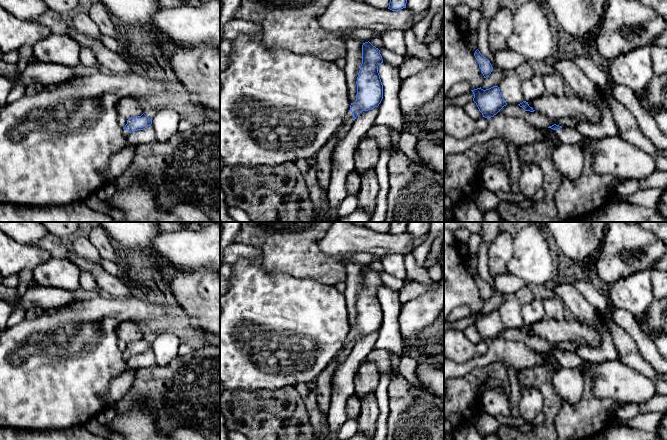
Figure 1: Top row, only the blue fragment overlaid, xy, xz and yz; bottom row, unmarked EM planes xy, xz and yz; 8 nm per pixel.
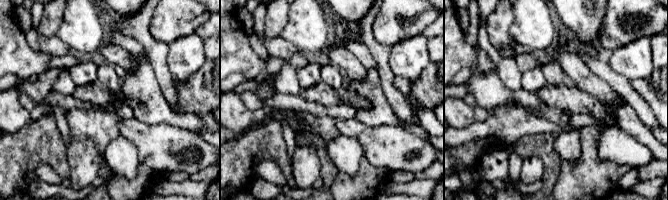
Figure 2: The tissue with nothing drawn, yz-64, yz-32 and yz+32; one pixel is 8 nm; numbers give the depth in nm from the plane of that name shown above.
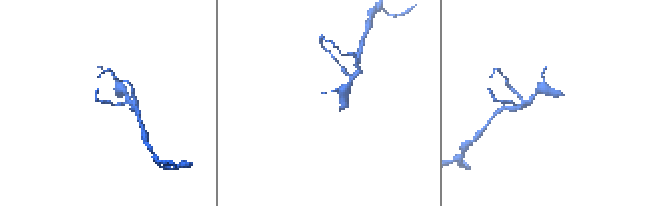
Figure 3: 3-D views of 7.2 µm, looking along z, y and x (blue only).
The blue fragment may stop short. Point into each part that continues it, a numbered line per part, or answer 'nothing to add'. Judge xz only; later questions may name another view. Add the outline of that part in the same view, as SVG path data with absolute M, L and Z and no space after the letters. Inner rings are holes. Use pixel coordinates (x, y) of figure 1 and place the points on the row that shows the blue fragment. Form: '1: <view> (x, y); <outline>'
1: xz (348, 121); M349 108L348 112L344 117L342 125L339 128L337 128L335 132L335 134L337 135L336 145L338 145L339 142L346 136L346 134L349 132L350 128L352 127L353 123L354 123L354 116Z

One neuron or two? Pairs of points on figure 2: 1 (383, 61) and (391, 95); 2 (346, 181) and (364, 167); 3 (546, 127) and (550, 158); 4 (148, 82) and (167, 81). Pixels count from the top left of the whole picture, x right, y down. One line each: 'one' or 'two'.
1: one
2: one
3: two
4: two

